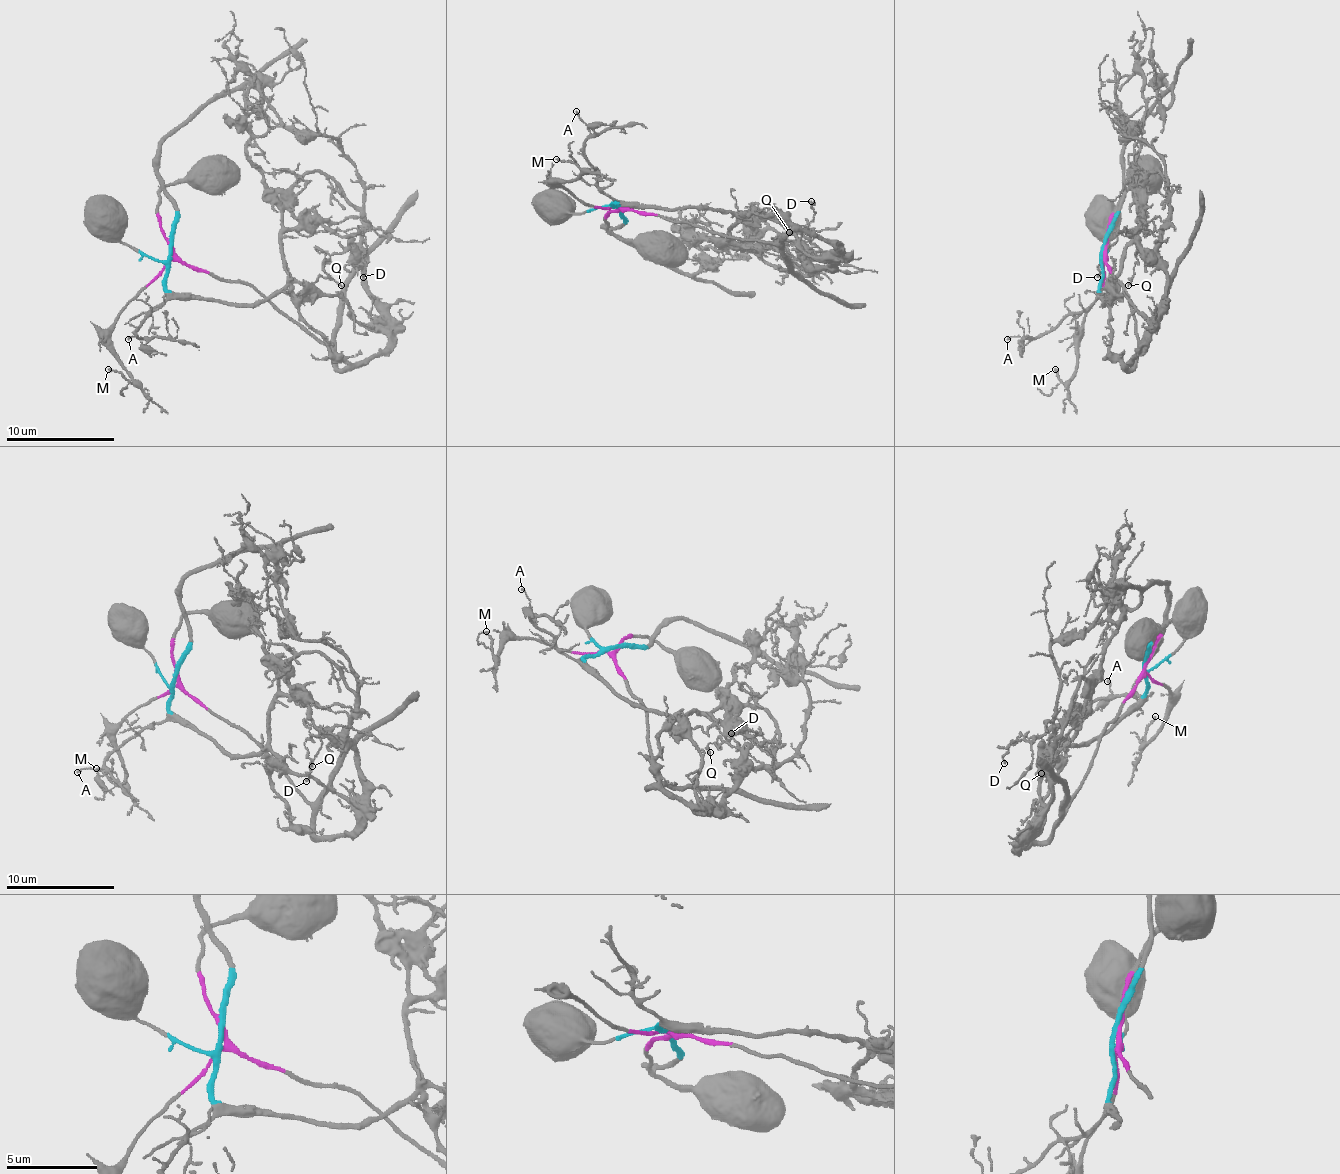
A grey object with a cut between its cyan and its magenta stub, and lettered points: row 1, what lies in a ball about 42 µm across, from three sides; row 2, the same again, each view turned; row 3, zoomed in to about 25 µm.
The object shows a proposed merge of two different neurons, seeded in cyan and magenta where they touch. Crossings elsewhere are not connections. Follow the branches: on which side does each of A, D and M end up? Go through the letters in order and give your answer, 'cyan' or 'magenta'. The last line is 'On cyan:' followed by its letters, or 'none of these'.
A: cyan
D: cyan
M: magenta
On cyan: A, D

